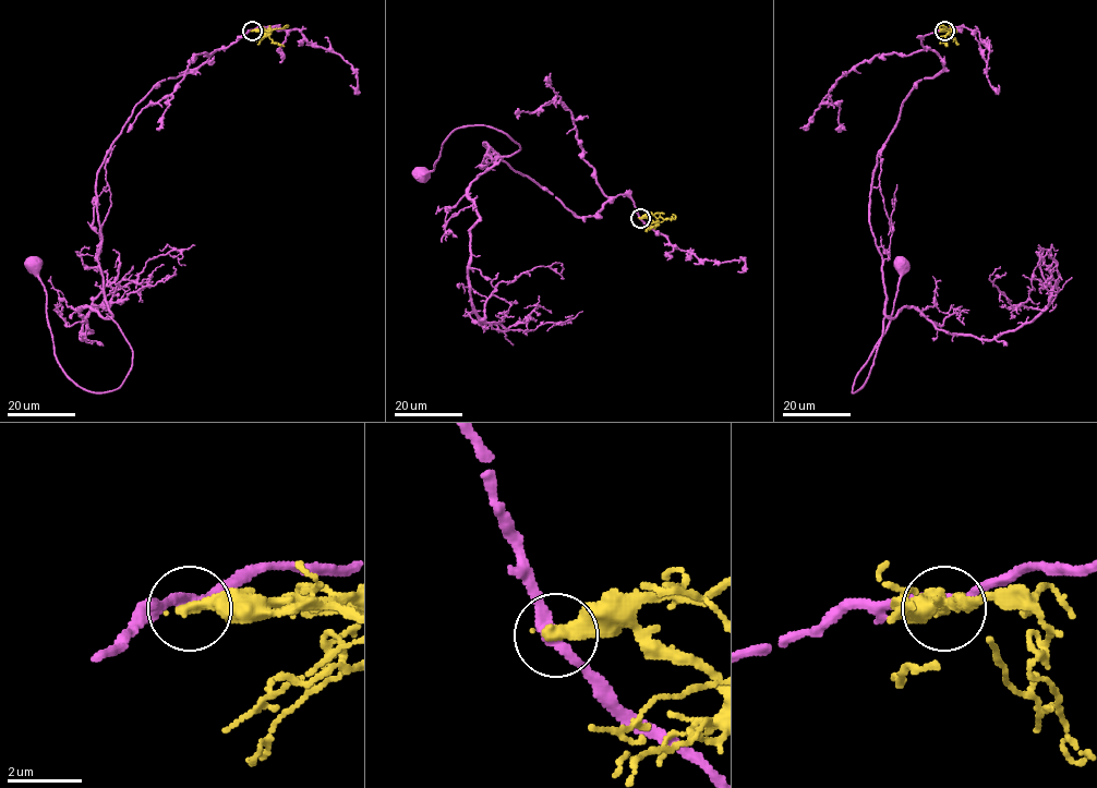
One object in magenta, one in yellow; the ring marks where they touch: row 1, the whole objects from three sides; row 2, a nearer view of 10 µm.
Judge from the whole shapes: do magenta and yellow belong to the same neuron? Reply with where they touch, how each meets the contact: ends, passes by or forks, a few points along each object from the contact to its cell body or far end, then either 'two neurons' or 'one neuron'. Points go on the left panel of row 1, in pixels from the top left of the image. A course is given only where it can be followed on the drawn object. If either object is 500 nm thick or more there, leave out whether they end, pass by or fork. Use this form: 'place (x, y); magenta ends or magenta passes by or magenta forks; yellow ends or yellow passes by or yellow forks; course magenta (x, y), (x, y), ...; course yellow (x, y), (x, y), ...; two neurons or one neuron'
place (252, 31); magenta passes by; yellow ends; course magenta (252, 29), (161, 80), (97, 176), (105, 302), (132, 353), (118, 388), (89, 392), (70, 377), (32, 266); course yellow (252, 31), (269, 31), (269, 37), (284, 46); two neurons

